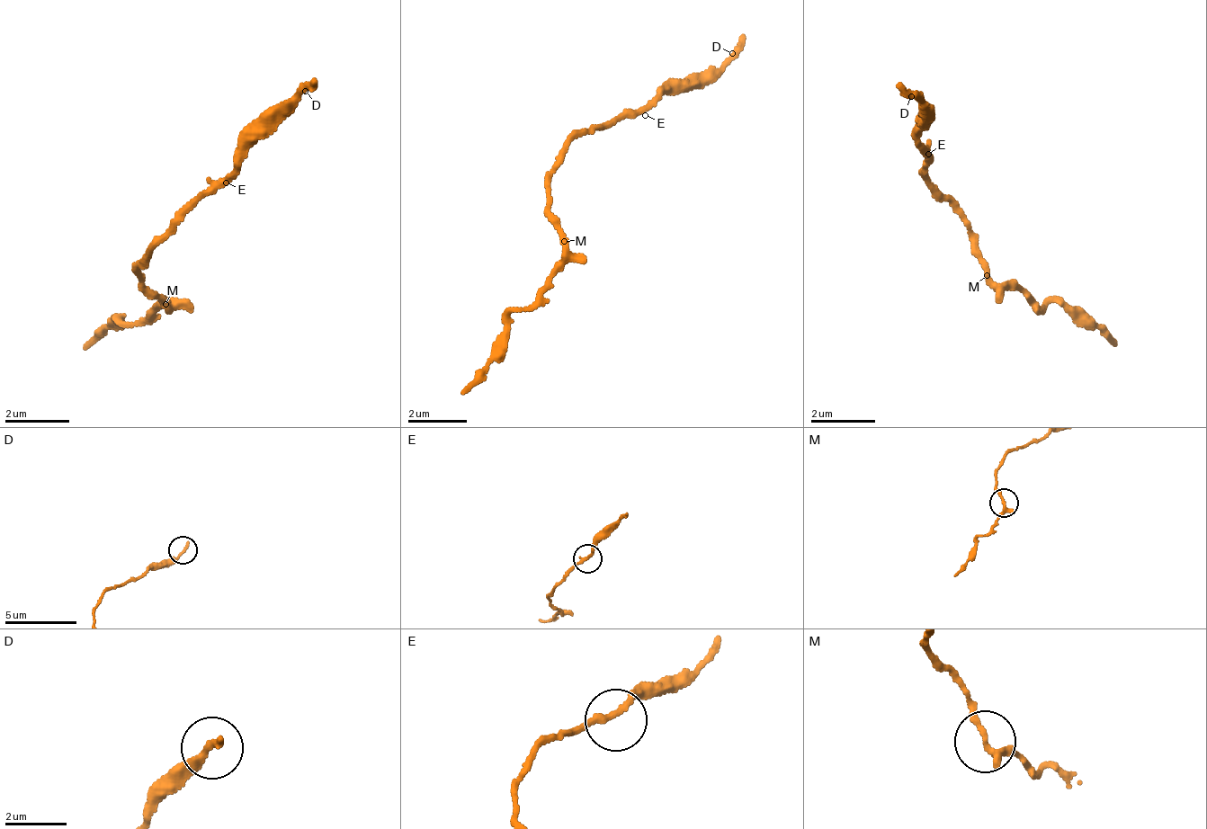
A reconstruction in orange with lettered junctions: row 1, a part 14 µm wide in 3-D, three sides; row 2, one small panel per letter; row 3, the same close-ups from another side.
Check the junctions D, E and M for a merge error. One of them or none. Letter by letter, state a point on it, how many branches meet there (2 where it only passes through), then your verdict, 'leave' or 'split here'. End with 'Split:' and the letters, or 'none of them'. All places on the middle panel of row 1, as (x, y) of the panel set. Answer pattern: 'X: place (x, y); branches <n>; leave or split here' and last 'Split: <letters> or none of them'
D: place (732, 53); branches 1; leave
E: place (645, 115); branches 2; leave
M: place (564, 241); branches 2; leave
Split: none of them

